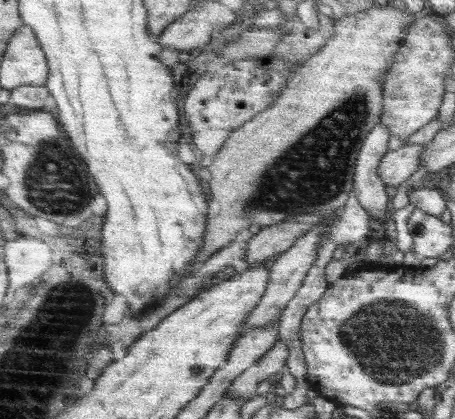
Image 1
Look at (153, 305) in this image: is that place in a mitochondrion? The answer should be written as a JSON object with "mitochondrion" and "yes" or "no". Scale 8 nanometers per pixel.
{"mitochondrion":"no"}

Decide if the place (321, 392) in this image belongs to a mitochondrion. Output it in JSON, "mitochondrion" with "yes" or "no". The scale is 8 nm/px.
{"mitochondrion":"no"}

